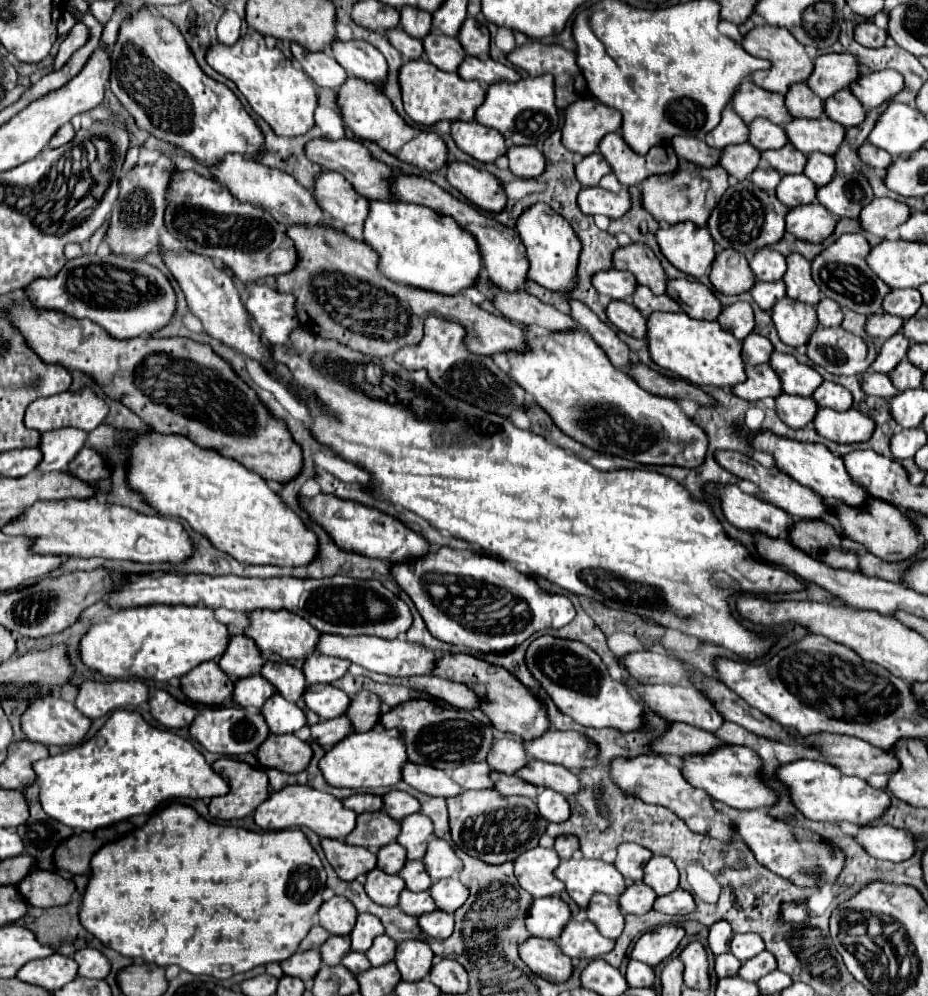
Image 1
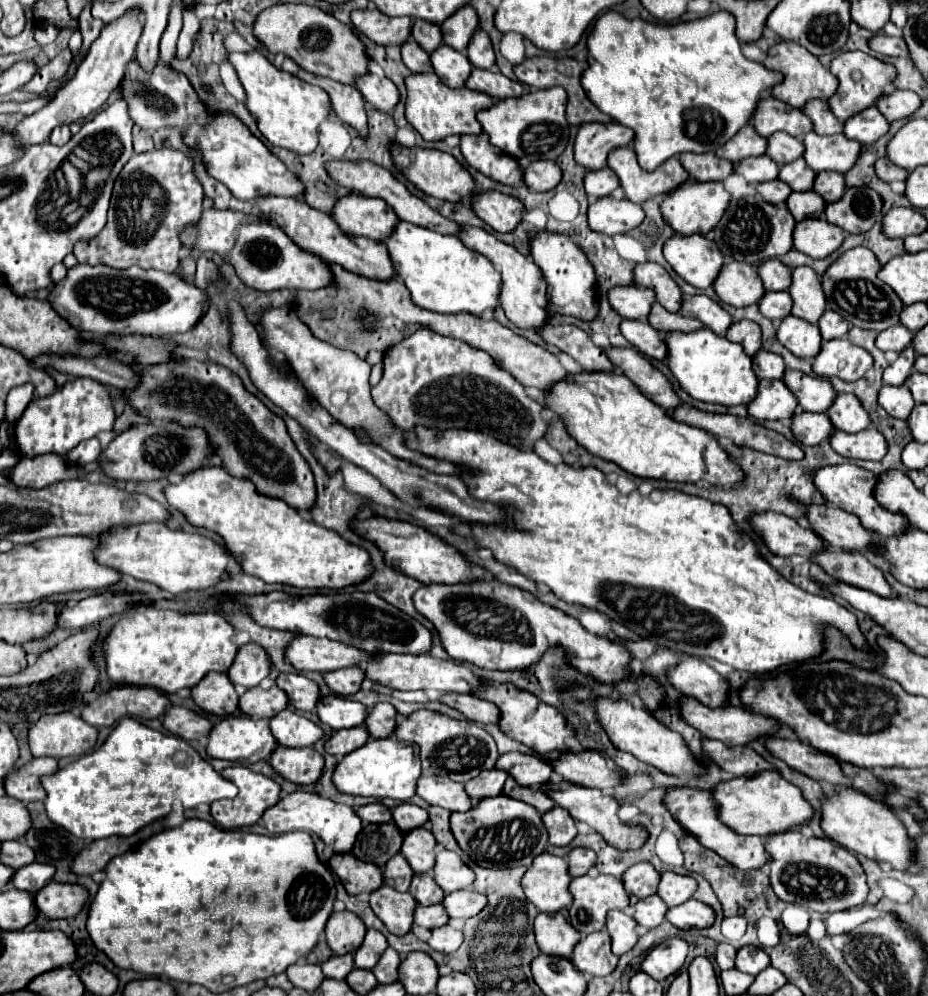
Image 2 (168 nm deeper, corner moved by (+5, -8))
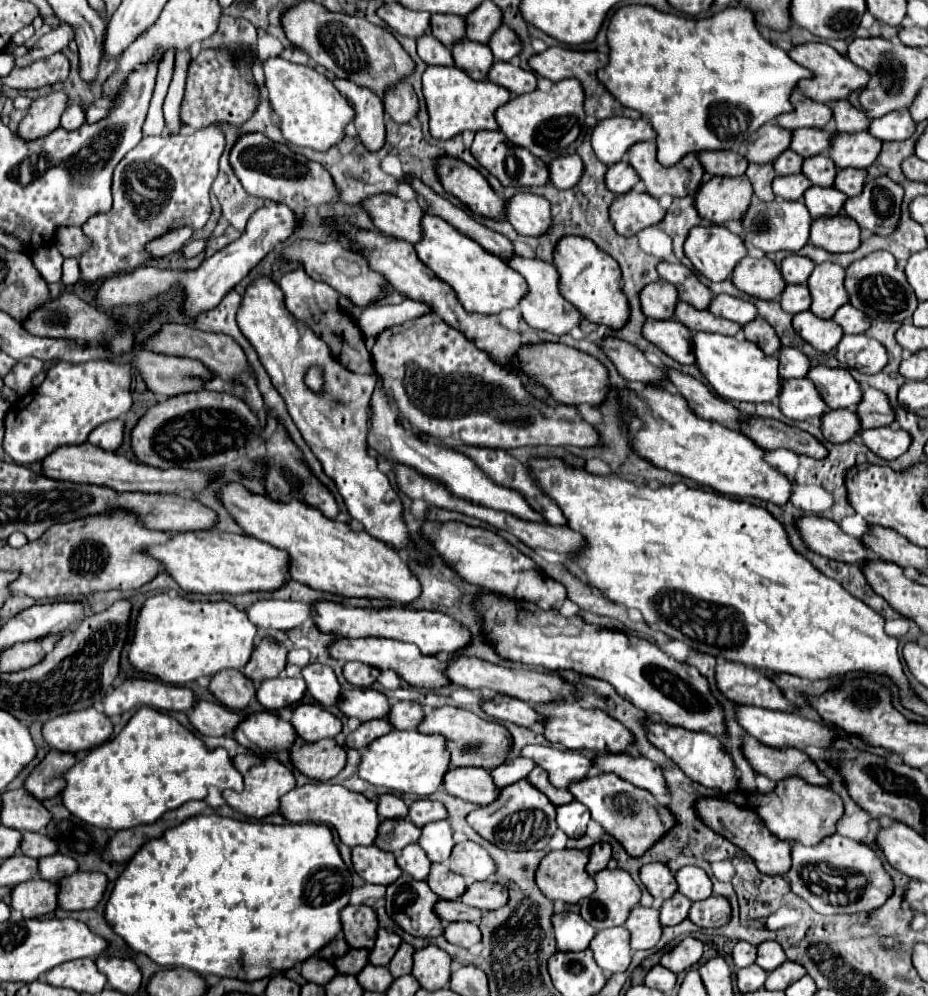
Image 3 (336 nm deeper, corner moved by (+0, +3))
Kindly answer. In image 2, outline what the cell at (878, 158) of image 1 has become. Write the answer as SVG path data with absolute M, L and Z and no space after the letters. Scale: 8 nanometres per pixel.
M877 159L875 173L877 173L879 179L883 179L887 183L889 181L905 181L907 179L907 171L897 167L897 165L893 165L889 159Z

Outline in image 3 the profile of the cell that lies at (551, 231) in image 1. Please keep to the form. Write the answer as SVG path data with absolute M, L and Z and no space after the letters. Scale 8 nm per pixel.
M566 236L558 242L554 250L554 264L560 272L560 290L566 300L570 300L584 318L594 324L604 324L612 330L624 328L630 318L630 304L620 286L618 262L612 256L606 256L598 246L586 238Z

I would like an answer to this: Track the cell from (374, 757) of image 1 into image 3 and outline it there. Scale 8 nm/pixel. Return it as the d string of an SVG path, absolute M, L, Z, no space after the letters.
M394 730L386 736L380 736L368 746L368 752L362 754L360 778L384 786L396 792L410 792L420 798L428 798L444 786L444 774L450 770L450 752L446 750L446 738L440 734L422 734L418 730L400 732Z

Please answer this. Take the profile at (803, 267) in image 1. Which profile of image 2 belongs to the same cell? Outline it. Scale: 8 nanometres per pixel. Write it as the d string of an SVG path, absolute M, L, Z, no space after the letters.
M811 267L793 269L793 283L789 287L793 299L791 315L809 323L817 323L825 311L825 295L821 291L821 277Z

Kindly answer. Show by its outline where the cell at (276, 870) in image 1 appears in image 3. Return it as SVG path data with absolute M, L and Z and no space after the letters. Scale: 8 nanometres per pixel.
M198 814L180 826L174 826L166 830L160 838L154 838L146 842L138 854L130 860L130 864L124 868L120 878L116 880L116 886L110 894L110 900L106 904L106 920L110 928L126 940L126 944L150 956L156 964L160 966L184 966L190 968L198 974L214 974L222 978L238 978L238 980L260 980L270 976L274 970L276 972L286 972L310 956L318 954L334 936L342 930L340 924L340 912L342 908L348 906L350 902L350 890L352 890L352 874L348 866L344 864L338 846L334 844L334 836L330 826L326 824L286 824L286 826L276 826L276 824L262 824L262 822L242 822L234 818L224 818L218 814Z

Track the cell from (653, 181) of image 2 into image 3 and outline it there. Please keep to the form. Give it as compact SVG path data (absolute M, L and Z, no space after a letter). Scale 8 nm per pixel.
M640 142L640 144L634 144L628 154L626 154L626 160L630 162L630 166L638 172L638 176L642 178L642 182L646 184L646 192L654 198L660 198L664 194L670 194L674 198L684 198L688 194L696 194L700 184L702 184L702 176L704 176L704 168L698 160L696 154L688 154L680 164L674 164L674 166L662 166L658 160L656 160L656 144L654 142Z

